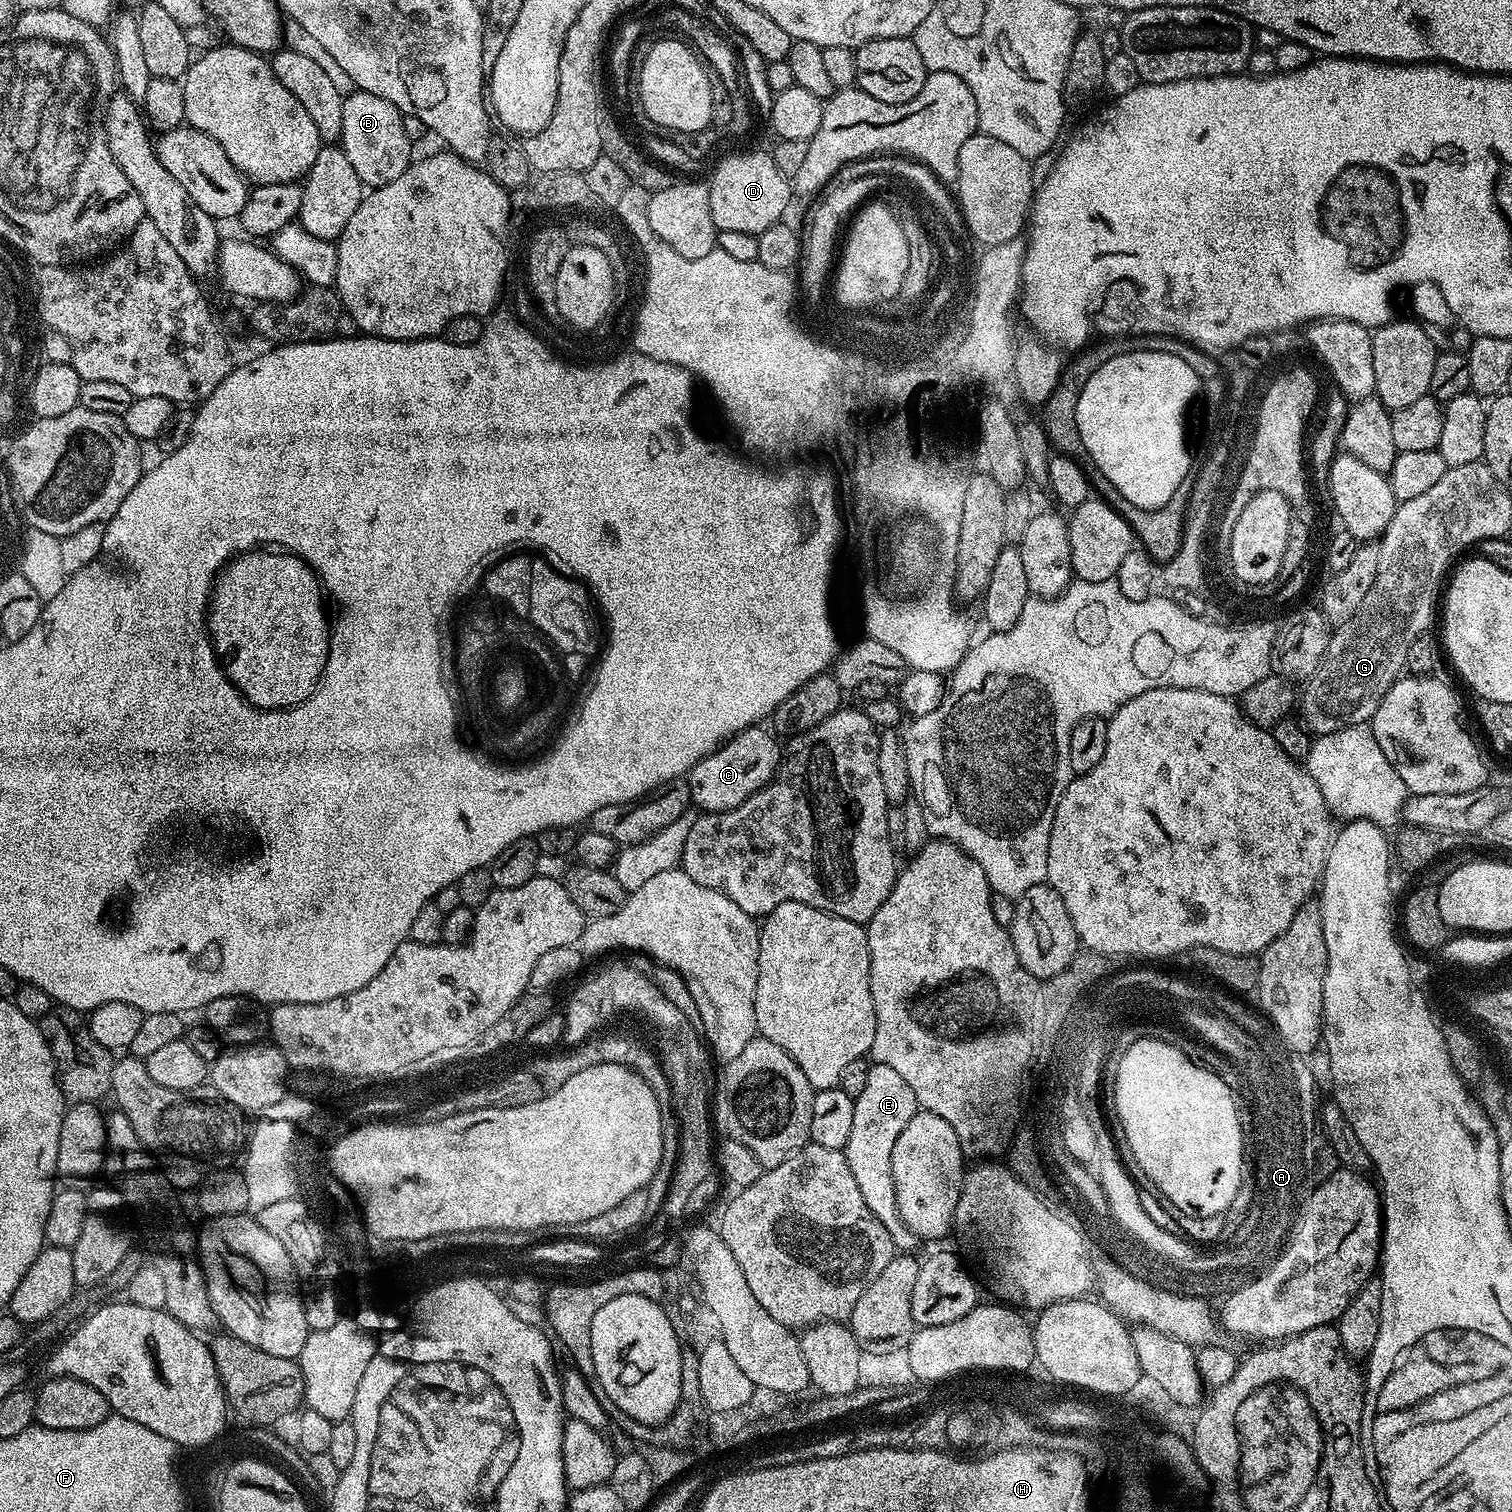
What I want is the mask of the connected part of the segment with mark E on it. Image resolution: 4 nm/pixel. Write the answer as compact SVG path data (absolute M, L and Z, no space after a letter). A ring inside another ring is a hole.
M873 1063L869 1067L862 1094L854 1100L854 1123L850 1130L850 1142L846 1142L842 1149L850 1166L850 1174L854 1174L854 1182L858 1182L862 1202L866 1202L870 1214L874 1214L877 1222L890 1234L893 1249L904 1254L917 1251L915 1248L918 1238L905 1226L898 1214L890 1156L894 1154L894 1142L898 1142L898 1134L906 1130L910 1118L914 1118L917 1110L914 1090L910 1090L909 1084L895 1070L890 1070L890 1066Z

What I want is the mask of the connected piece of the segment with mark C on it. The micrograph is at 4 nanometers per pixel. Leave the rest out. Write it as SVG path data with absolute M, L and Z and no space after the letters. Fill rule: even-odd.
M764 726L742 730L708 756L702 757L686 773L692 804L701 813L734 810L739 804L746 802L746 798L750 798L758 789L766 787L772 781L782 759L782 744L779 744L781 741L771 731L769 732Z

